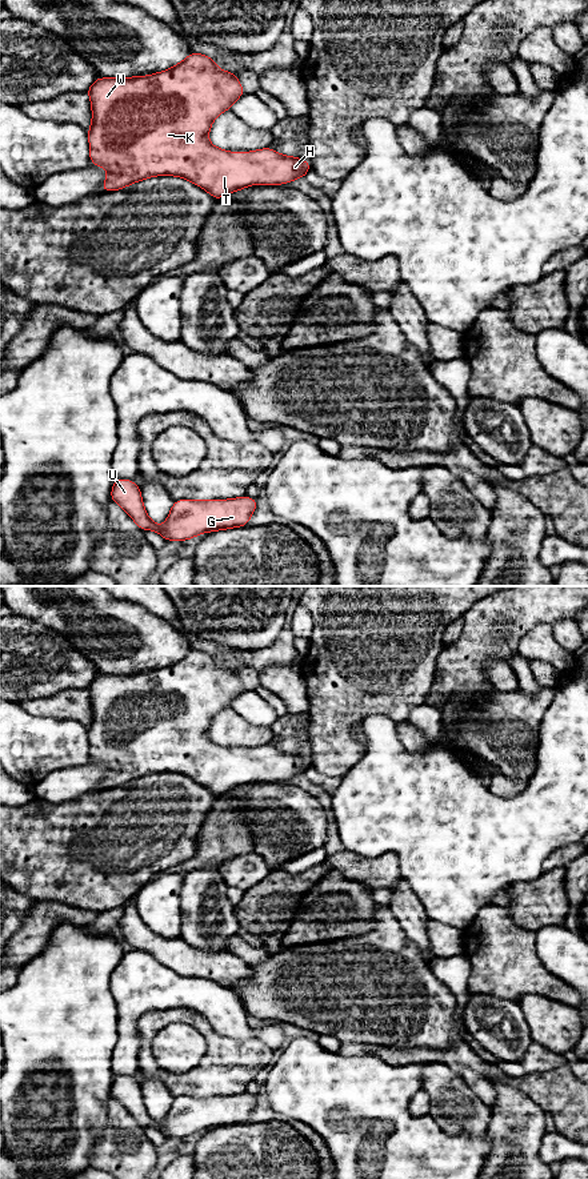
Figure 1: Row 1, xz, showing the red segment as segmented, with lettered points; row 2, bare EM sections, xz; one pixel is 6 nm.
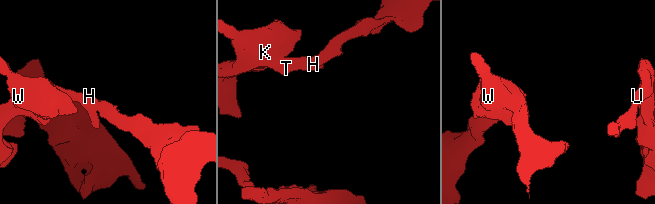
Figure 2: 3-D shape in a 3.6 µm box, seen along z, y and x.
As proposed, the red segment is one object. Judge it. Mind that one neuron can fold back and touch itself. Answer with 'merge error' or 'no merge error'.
no merge error

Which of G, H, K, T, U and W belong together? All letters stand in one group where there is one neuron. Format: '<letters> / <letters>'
G H K T U W

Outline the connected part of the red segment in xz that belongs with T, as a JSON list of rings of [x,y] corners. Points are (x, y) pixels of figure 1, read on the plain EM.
[[[191,649],[173,665],[149,673],[97,674],[87,690],[92,702],[92,722],[88,726],[91,761],[104,763],[109,770],[101,782],[103,789],[123,786],[152,773],[179,773],[195,779],[219,797],[255,781],[291,779],[305,774],[311,767],[309,758],[280,751],[269,743],[253,749],[232,750],[208,738],[212,718],[220,710],[229,707],[229,703],[245,689],[237,671],[219,666],[212,654],[205,651]]]

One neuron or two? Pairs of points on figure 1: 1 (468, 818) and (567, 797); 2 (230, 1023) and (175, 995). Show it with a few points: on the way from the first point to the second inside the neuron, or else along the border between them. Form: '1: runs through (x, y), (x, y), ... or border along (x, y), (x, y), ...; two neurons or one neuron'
1: runs through (492, 818), (543, 817); one neuron
2: runs through (216, 1010), (203, 997), (188, 995); one neuron

